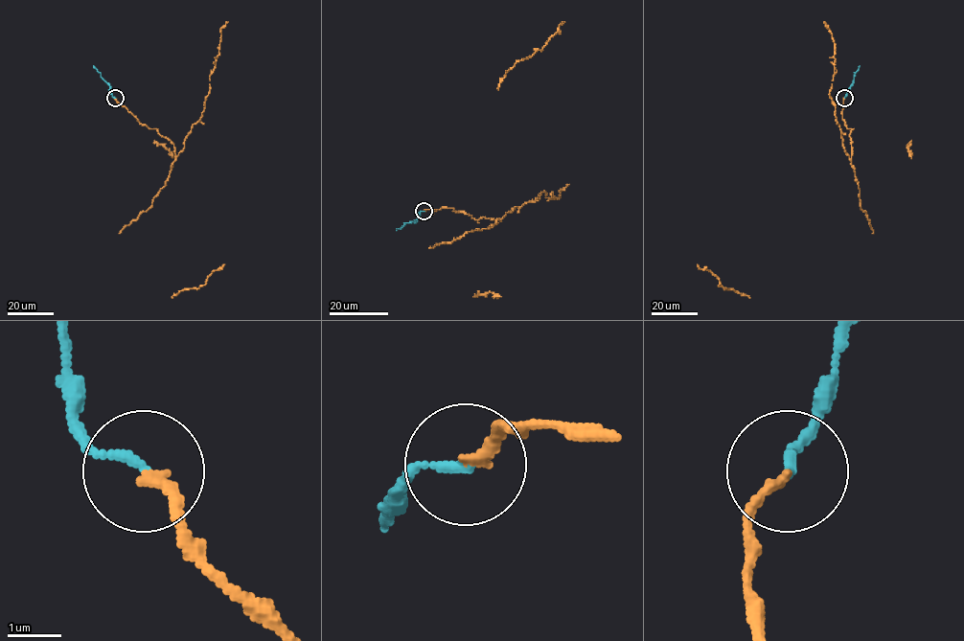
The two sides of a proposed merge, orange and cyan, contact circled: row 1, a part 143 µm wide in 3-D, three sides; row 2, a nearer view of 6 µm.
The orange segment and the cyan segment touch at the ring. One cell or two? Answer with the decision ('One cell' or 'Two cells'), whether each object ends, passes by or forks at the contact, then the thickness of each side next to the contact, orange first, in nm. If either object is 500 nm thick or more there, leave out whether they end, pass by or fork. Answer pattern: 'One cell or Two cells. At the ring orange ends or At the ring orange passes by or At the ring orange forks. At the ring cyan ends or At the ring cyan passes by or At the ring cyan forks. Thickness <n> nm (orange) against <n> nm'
One cell. At the ring orange ends. At the ring cyan ends. Thickness 200 nm (orange) against 170 nm

